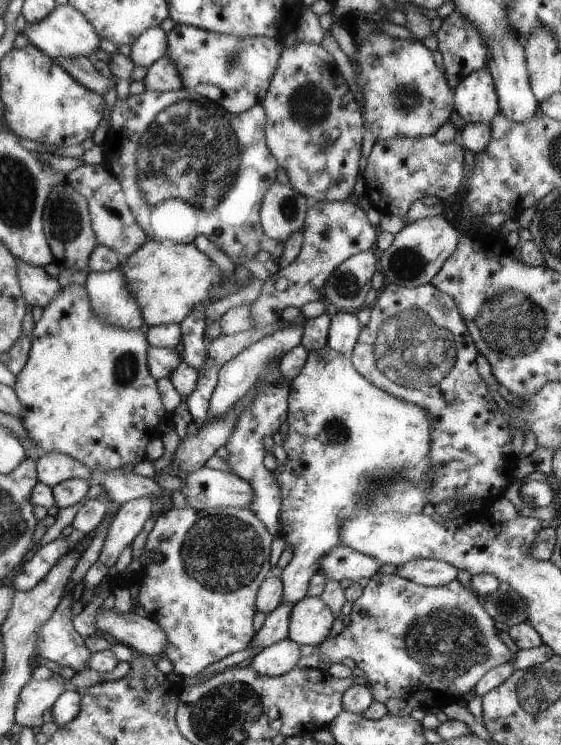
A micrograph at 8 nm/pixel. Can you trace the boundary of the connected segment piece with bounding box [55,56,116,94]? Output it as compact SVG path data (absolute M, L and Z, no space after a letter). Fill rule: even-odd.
M88 57L60 58L55 60L72 78L84 84L90 90L102 94L111 88L115 89L116 77L105 77L96 70L94 59Z

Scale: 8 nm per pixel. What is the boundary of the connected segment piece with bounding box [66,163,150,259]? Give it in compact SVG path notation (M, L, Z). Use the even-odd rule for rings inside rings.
M104 163L80 165L66 175L66 182L71 187L75 187L81 195L84 195L84 198L88 199L91 209L91 225L94 228L99 245L111 248L125 259L150 240L145 230L136 222L120 182L105 167Z

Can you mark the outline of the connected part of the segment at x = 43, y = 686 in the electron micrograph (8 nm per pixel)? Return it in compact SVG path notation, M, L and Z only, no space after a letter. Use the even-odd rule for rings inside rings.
M51 676L42 680L32 679L20 693L17 722L21 728L44 726L46 710L53 708L66 685Z

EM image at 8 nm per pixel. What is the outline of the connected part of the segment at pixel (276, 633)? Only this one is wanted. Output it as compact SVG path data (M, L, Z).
M282 602L266 616L264 624L252 640L255 651L262 650L288 637L290 613L293 606L293 604Z

